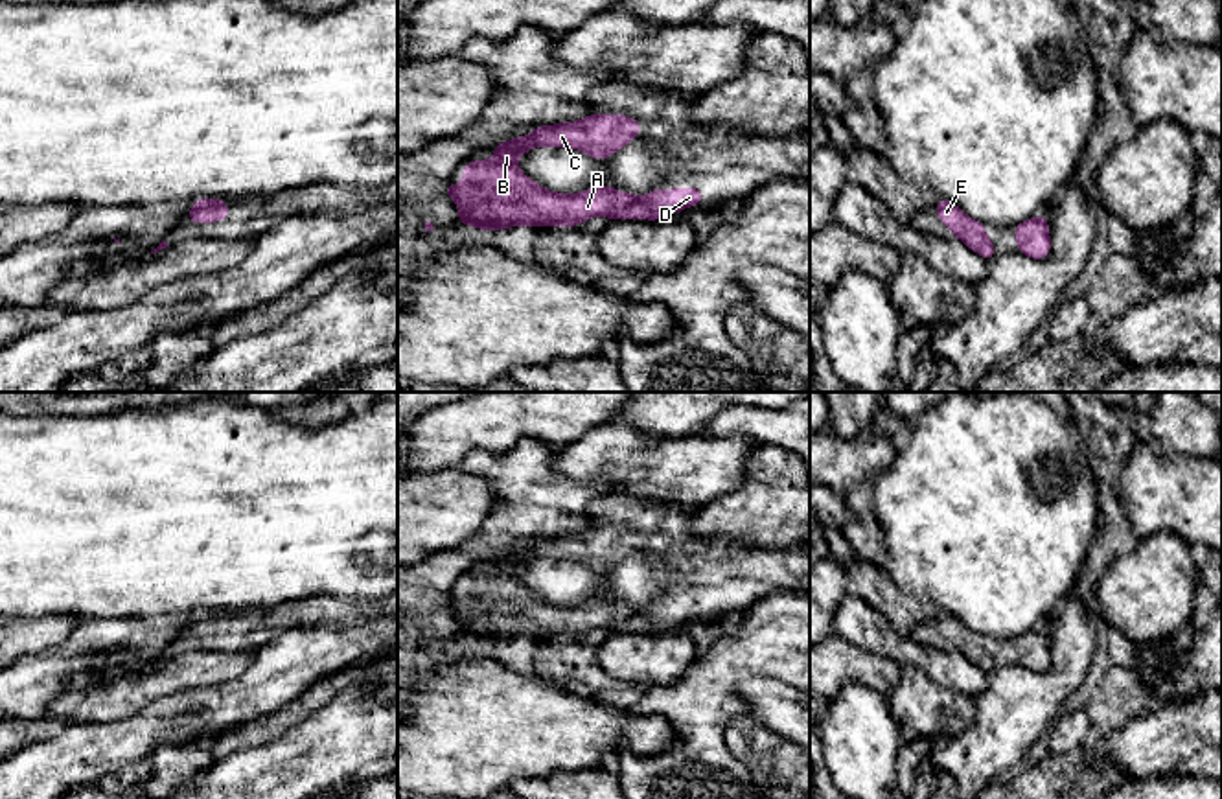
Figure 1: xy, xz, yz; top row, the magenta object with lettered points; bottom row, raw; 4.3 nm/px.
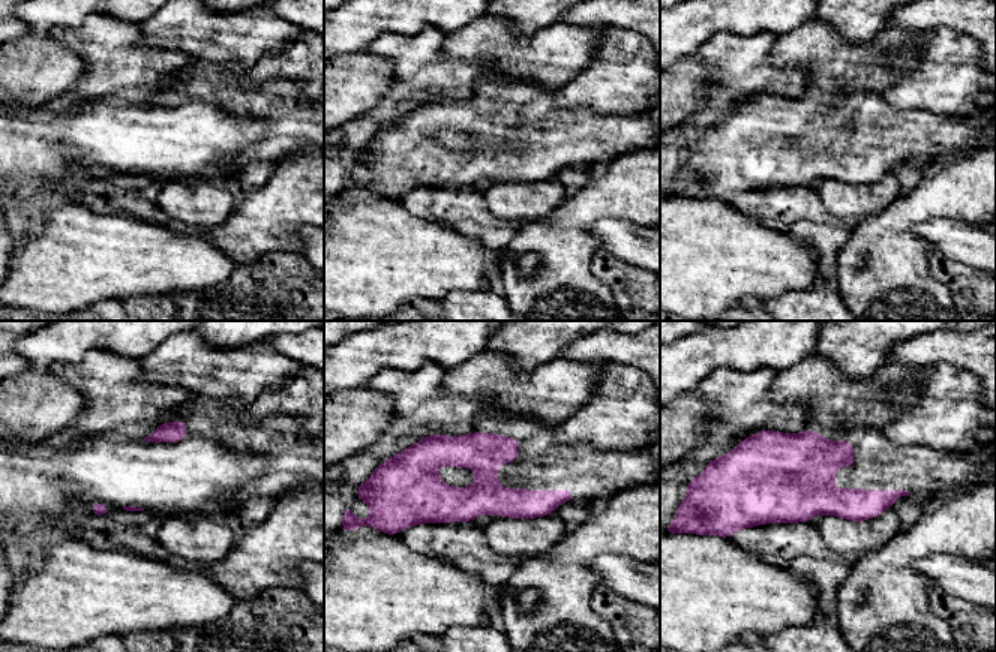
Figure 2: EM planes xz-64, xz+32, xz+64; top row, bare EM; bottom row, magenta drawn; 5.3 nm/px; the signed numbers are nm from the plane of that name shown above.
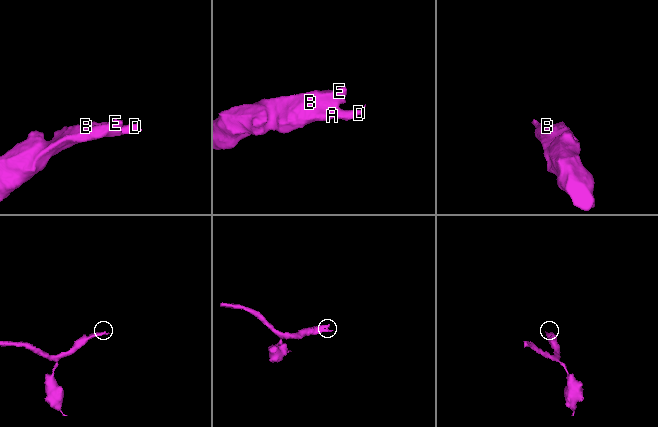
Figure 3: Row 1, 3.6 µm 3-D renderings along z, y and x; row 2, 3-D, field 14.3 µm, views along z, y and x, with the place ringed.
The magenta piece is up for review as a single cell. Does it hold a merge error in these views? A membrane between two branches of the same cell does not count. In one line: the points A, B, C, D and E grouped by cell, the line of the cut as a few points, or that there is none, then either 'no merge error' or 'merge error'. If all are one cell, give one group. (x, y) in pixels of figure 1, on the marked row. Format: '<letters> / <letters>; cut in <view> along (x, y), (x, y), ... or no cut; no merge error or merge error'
A B C D E; no cut; no merge error

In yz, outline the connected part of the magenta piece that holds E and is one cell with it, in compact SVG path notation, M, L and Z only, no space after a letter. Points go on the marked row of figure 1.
M939 197L937 217L959 237L968 249L983 256L986 261L997 254L986 236L985 225L968 217L951 201Z

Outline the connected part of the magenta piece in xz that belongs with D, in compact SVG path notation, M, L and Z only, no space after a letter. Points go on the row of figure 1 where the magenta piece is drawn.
M589 114L580 122L539 125L526 136L493 145L493 158L467 162L460 173L464 180L442 191L456 203L458 223L478 230L578 226L589 217L655 221L699 204L699 188L659 188L637 197L596 184L582 193L554 193L517 168L517 156L537 145L574 147L604 160L639 133L639 120L622 114Z

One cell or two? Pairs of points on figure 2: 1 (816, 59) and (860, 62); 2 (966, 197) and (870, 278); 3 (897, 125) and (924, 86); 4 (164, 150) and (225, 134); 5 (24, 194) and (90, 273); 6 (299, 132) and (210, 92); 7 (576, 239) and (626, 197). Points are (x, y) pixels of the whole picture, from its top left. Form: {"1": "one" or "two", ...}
{"1": "one", "2": "one", "3": "two", "4": "one", "5": "two", "6": "one", "7": "one"}

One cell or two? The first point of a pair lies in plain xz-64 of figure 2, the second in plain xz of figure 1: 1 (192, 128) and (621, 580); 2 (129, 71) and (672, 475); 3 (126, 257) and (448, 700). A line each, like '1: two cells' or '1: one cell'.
1: one cell
2: two cells
3: one cell

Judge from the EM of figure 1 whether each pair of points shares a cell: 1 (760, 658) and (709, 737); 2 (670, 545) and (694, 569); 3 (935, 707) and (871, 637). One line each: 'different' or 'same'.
1: same
2: same
3: different

